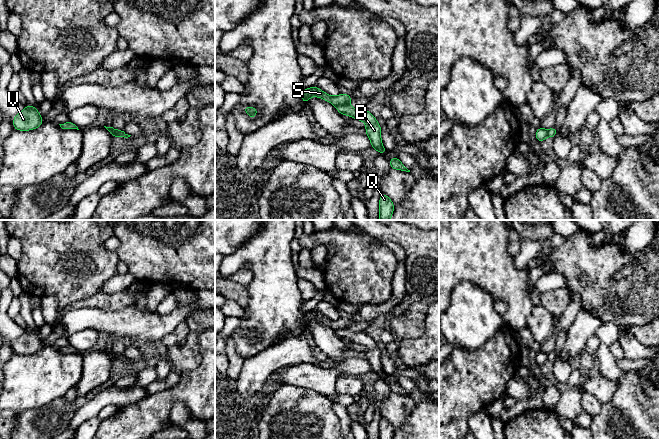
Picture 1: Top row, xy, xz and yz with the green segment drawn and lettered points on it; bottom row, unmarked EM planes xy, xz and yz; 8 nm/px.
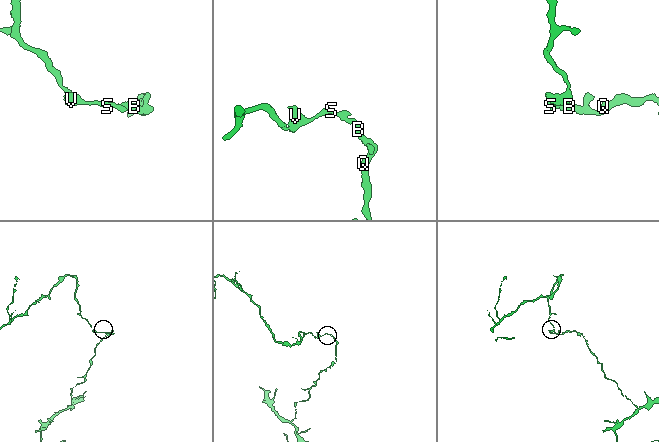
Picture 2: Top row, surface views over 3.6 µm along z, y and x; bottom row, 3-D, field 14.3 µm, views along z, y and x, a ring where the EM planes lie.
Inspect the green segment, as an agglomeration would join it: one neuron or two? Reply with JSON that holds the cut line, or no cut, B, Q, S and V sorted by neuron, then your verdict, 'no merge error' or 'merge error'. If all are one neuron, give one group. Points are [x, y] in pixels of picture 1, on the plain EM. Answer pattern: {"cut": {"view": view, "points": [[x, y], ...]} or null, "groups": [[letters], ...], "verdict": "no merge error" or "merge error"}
{"cut": {"view": "xz", "points": [[348, 327], [336, 330]]}, "groups": [["B", "Q"], ["S", "V"]], "verdict": "merge error"}

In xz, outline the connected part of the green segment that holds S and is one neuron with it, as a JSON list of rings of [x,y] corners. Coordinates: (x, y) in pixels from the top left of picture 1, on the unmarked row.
[[[313,310],[311,312],[306,312],[303,314],[301,324],[307,328],[310,321],[318,321],[322,322],[325,325],[333,328],[334,330],[341,330],[344,328],[349,328],[349,326],[353,323],[350,319],[345,317],[340,317],[338,320],[330,320],[326,316],[320,314],[316,310]]]

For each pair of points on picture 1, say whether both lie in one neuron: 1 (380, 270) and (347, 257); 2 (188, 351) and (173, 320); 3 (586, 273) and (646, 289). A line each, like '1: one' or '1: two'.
1: one
2: two
3: one

